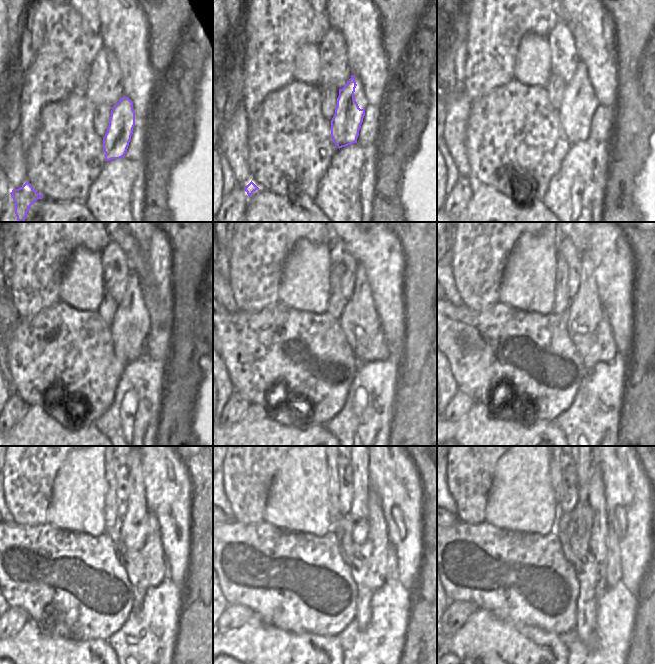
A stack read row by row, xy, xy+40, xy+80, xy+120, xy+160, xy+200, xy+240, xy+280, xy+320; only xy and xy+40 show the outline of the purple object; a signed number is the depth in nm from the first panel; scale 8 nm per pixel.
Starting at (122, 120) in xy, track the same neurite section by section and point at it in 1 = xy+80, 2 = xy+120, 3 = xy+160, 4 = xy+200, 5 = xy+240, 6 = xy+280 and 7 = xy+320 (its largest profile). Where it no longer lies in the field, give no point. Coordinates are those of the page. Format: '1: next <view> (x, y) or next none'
1: next xy+80 (575, 121)
2: next xy+120 (127, 344)
3: next xy+160 (357, 341)
4: next xy+200 (587, 288)
5: next xy+240 (137, 511)
6: next xy+280 (345, 530)
7: next xy+320 (571, 528)

